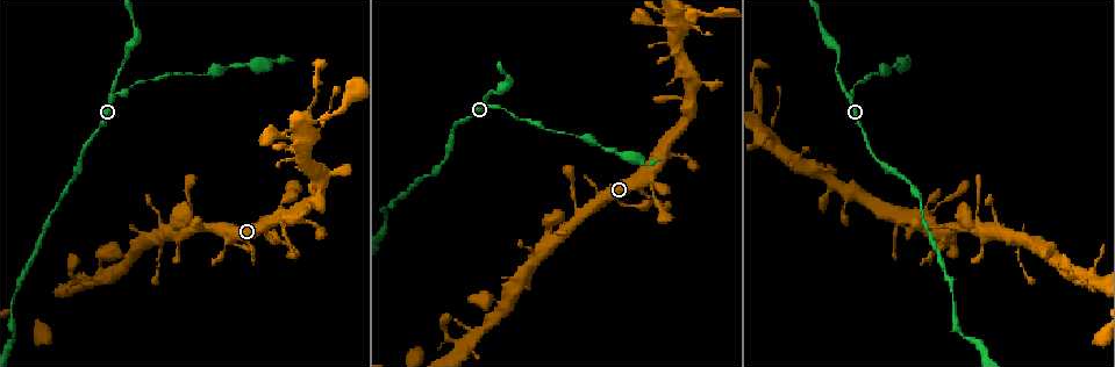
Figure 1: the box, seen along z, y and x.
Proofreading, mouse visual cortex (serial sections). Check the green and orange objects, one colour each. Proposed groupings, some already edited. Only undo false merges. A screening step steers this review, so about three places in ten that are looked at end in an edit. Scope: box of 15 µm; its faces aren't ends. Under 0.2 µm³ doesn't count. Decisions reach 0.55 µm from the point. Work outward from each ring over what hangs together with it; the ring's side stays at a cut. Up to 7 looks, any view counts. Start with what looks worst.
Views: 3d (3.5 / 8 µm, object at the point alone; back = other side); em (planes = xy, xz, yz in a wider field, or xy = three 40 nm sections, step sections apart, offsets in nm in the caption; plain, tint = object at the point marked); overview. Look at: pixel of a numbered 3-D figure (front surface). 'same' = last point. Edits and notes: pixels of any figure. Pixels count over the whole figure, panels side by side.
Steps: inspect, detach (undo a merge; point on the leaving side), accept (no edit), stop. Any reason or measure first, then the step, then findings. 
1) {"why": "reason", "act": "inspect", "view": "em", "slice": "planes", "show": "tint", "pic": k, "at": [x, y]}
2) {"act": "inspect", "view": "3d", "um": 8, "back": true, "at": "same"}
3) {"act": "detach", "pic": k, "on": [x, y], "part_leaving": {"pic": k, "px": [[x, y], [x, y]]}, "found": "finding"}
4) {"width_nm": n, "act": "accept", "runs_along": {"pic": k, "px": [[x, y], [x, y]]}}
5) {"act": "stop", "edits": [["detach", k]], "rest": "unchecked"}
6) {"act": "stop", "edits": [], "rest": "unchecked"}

{"act": "inspect", "view": "3d", "um": 3.5, "pic": 1, "at": [347, 95]}

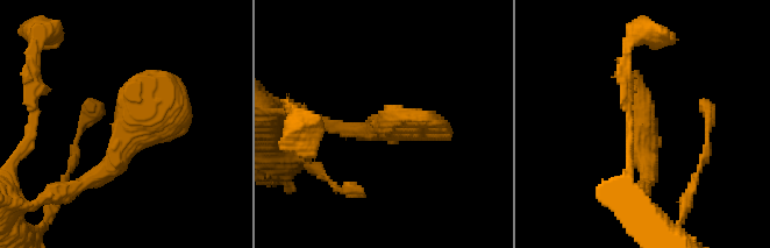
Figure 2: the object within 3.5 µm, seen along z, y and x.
{"act": "accept", "runs_along": {"pic": 2, "px": [[80, 184], [180, 80]]}, "found": "all the same cell"}

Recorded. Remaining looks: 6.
{"why": "thin neck", "act": "inspect", "view": "3d", "um": 3.5, "pic": 1, "at": [855, 85]}

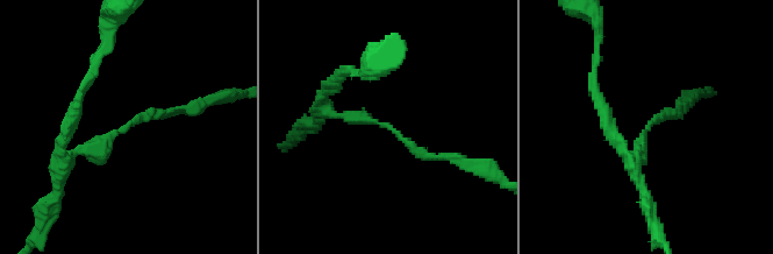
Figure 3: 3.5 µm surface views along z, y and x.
{"arm_widths_nm": [150, 200], "act": "inspect", "view": "em", "slice": "xy", "step": 2, "show": "tint", "pic": 3, "at": [382, 122]}

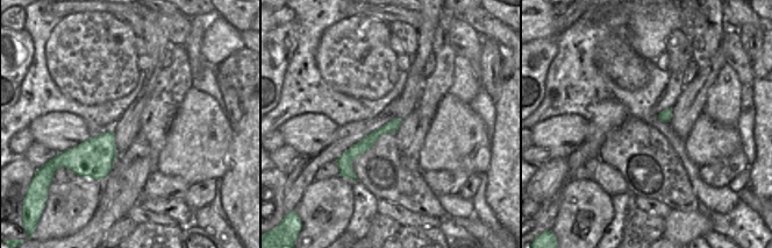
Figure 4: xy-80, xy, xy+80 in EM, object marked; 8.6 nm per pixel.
{"act": "accept", "runs_along": {"pic": 4, "px": [[398, 121], [376, 134], [342, 162]]}, "found": "all the same cell"}

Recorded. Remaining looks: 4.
{"why": "sudden change in width", "act": "inspect", "view": "3d", "um": 3.5, "pic": 1, "at": [207, 74]}

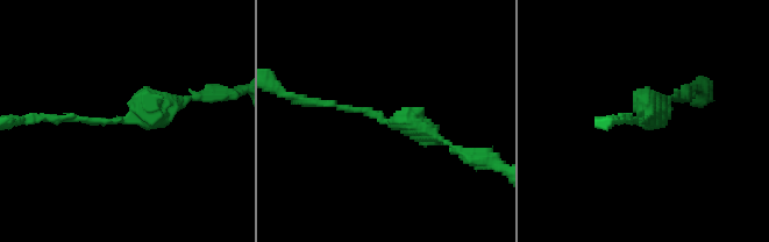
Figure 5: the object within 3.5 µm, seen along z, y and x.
{"arm_widths_nm": [100, 250], "why": "shape alone is not enough", "act": "inspect", "view": "em", "slice": "xy", "step": 1, "show": "tint", "pic": 5, "at": [380, 117]}

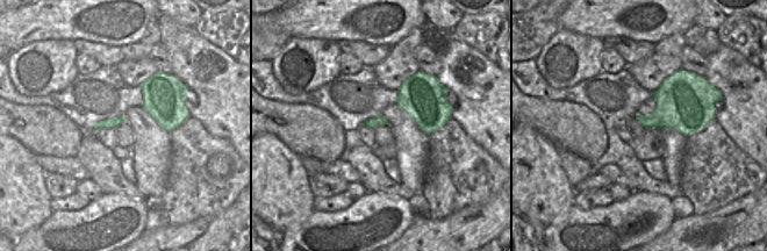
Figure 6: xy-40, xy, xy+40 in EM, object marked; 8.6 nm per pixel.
{"act": "accept", "runs_along": {"pic": 5, "px": [[304, 99], [408, 120], [443, 141]]}, "found": "all the same cell"}

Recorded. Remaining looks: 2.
{"act": "stop", "edits": [], "rest": "unchecked"}

